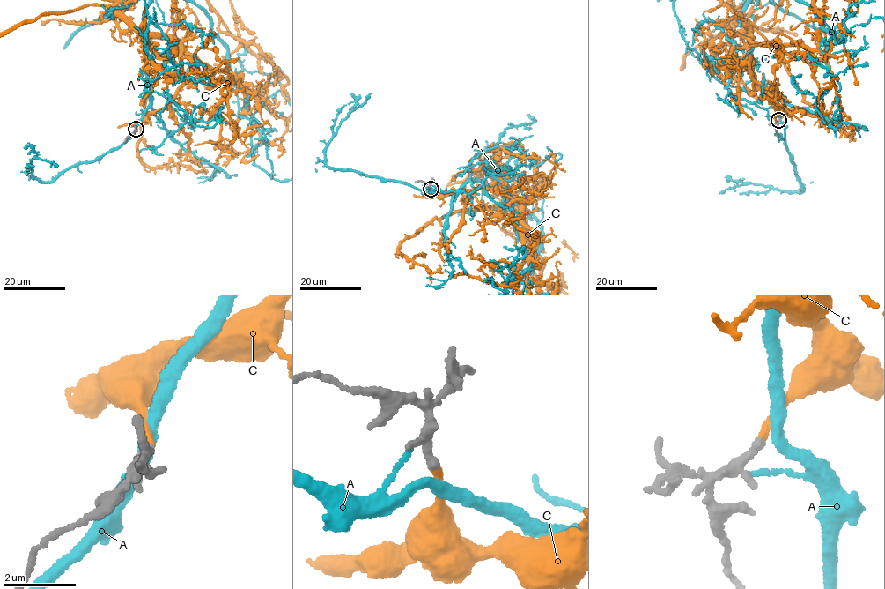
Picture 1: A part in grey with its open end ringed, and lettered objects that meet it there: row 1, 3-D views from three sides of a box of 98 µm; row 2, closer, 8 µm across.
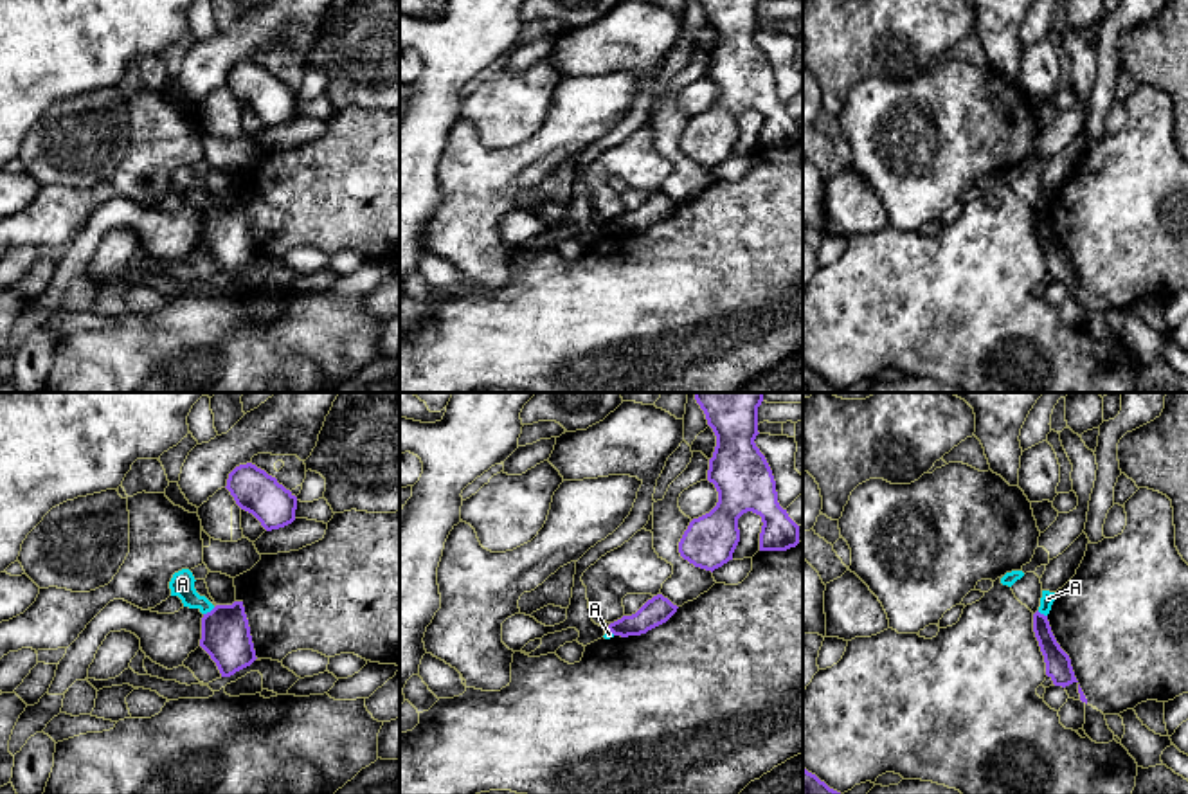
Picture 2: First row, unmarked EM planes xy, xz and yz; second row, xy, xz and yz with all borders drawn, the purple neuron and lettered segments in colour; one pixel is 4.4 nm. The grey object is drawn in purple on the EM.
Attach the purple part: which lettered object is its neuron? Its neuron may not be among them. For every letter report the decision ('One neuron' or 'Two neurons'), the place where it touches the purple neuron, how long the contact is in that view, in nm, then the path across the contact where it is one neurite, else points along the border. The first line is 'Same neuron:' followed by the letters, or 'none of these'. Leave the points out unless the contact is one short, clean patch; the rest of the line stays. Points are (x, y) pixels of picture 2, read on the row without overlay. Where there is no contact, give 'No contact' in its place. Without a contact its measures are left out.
Same neuron: C
A: Two neurons. Touches purple at xy (211, 207). Shared border 70 nm. Boundary: xy (215, 204), (204, 211)
C: One neuron. No contact

